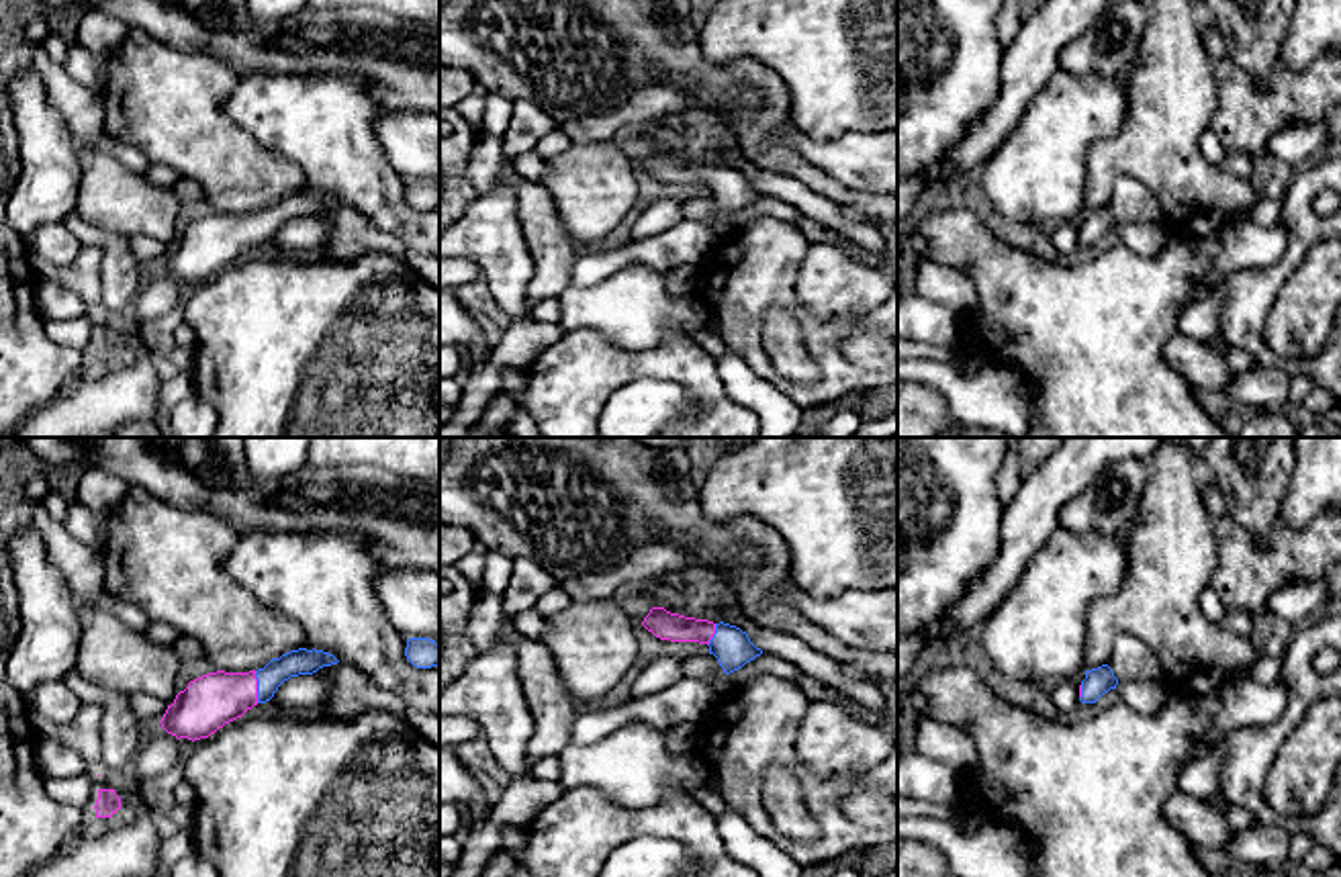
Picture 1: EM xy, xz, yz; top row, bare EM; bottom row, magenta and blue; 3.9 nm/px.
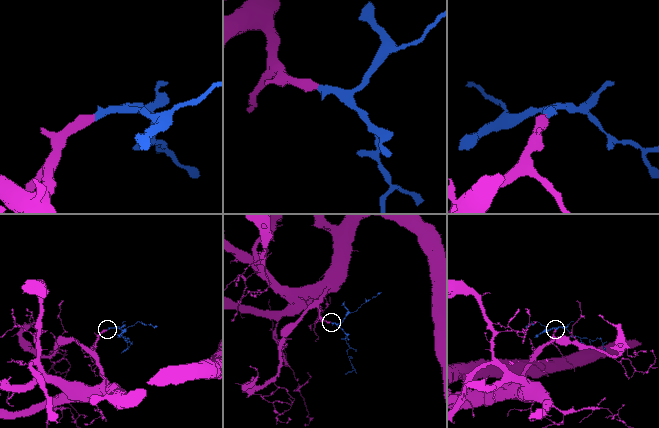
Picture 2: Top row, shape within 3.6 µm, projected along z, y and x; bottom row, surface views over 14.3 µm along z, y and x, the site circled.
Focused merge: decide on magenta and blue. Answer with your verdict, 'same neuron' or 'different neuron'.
same neuron

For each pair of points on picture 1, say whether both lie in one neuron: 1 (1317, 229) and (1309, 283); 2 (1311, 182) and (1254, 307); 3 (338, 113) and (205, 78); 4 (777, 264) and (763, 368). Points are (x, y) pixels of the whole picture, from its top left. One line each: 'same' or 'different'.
1: different
2: same
3: different
4: same

